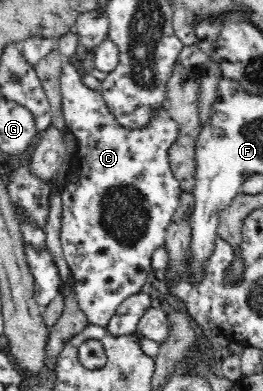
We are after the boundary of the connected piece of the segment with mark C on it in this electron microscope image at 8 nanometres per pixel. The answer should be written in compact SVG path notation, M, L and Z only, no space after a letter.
M72 61L64 63L62 65L62 71L60 71L60 99L62 116L64 116L64 124L70 133L73 134L77 141L77 149L74 152L76 159L72 159L72 171L80 171L76 175L68 175L68 181L65 190L63 191L62 198L62 226L60 229L60 242L62 252L66 263L69 265L69 271L71 272L73 291L76 294L76 302L78 302L78 308L84 312L84 315L88 318L88 323L107 327L110 318L116 313L118 306L130 296L136 293L140 293L142 287L146 284L148 275L152 271L152 256L156 249L165 246L165 235L170 224L173 221L173 215L178 210L180 205L180 182L174 177L172 169L170 169L170 163L168 161L168 151L170 145L178 139L178 123L176 123L170 114L165 110L162 105L154 107L150 111L150 121L146 127L138 127L138 129L132 129L131 127L124 127L118 123L118 120L112 115L107 103L102 97L101 90L93 90L86 88L84 82L82 82L82 75L76 70L76 66L72 64Z

